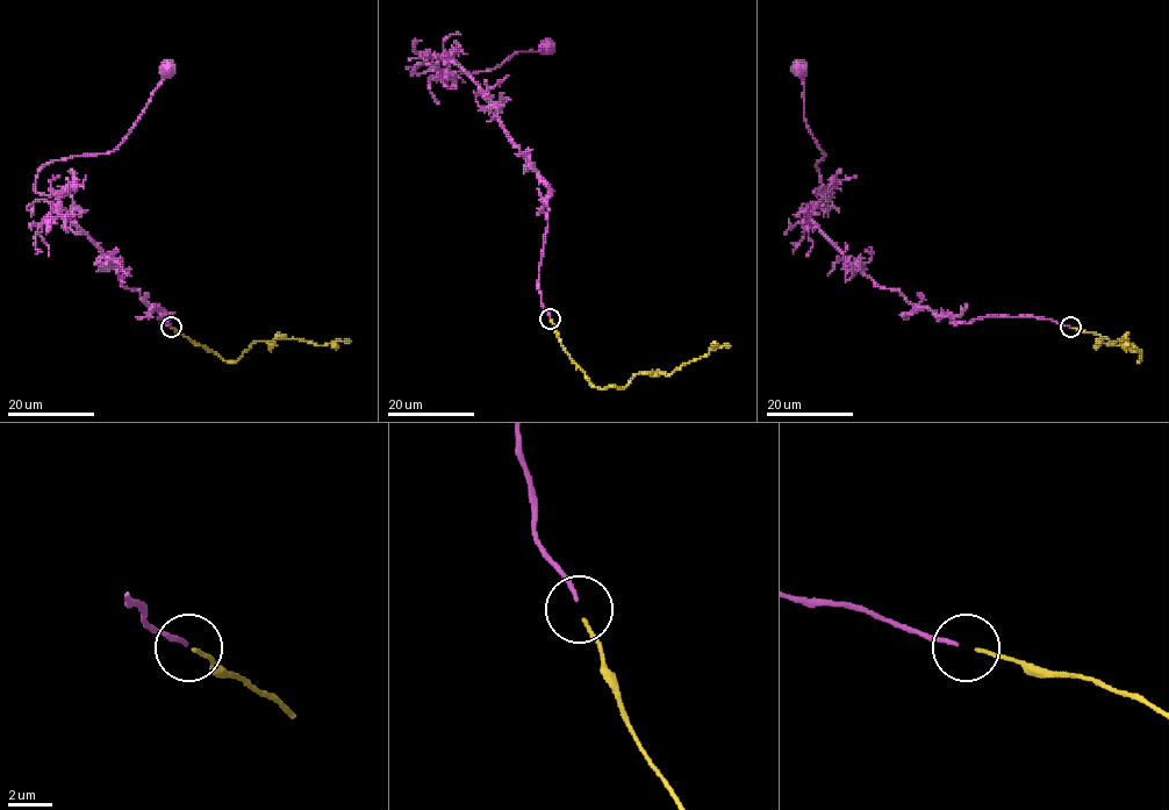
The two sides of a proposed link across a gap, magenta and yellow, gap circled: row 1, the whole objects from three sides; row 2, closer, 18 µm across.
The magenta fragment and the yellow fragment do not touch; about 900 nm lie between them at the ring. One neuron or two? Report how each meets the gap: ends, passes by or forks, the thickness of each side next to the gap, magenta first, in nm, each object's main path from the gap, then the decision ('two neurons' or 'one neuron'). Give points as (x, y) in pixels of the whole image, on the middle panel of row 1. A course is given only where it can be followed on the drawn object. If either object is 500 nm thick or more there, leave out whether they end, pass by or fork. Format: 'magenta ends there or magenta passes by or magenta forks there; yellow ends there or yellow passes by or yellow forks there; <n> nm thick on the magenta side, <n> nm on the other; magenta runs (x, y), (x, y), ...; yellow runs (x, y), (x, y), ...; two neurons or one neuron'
magenta ends there; yellow ends there; 180 nm thick on the magenta side, 170 nm on the other; magenta runs (550, 316), (538, 287), (549, 185), (461, 69), (442, 57), (414, 69), (477, 73), (549, 49); yellow runs (551, 320), (564, 349), (589, 382), (603, 388), (622, 388), (637, 373), (671, 375), (730, 345); one neuron

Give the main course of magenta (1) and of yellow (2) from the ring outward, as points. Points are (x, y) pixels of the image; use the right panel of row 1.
1: (1069, 327), (1019, 315), (968, 323), (938, 316), (850, 262), (810, 214), (825, 156), (804, 119), (801, 70)
2: (1073, 327), (1135, 350), (1141, 360), (1138, 362), (1141, 352), (1125, 342), (1126, 337), (1111, 344), (1097, 341)

